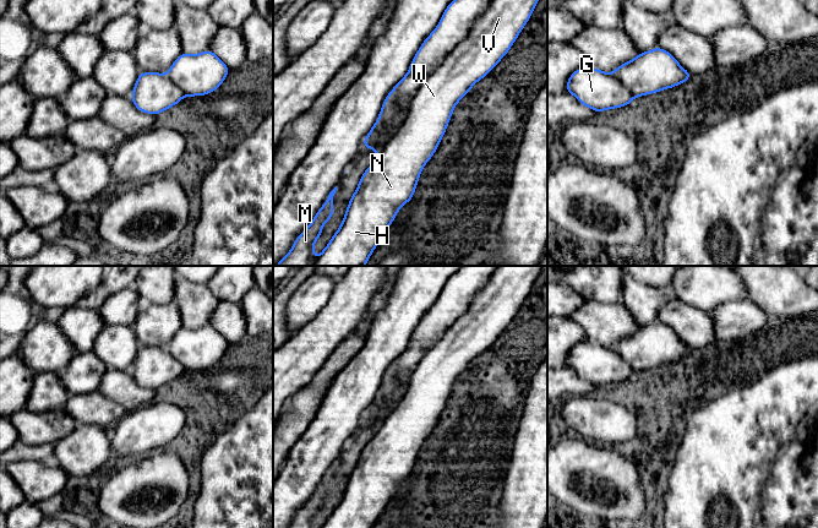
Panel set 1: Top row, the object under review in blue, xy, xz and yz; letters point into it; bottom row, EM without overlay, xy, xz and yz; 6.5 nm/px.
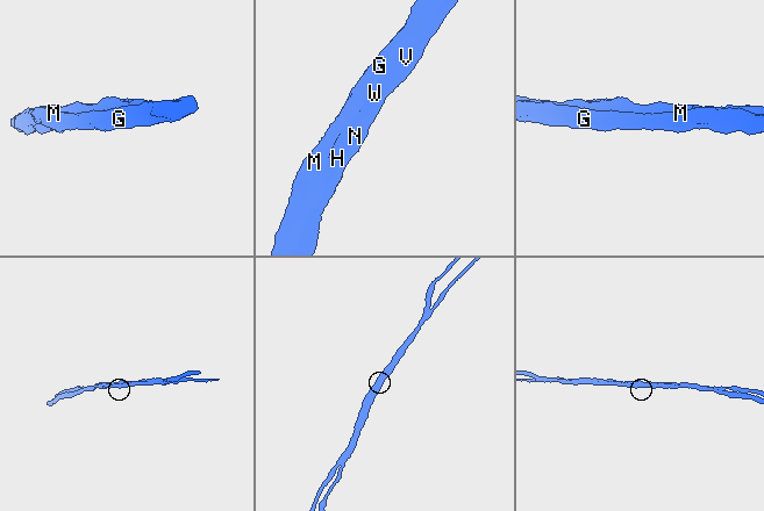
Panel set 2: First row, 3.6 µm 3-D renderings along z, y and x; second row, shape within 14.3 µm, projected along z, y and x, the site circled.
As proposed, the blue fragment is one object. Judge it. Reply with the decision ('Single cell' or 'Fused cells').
Fused cells

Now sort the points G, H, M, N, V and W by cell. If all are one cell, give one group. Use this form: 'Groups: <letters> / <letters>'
Groups: G M / H N V W

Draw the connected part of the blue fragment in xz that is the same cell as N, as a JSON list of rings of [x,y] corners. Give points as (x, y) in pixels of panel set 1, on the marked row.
[[[492,0],[490,7],[474,22],[469,36],[429,75],[411,98],[405,120],[362,174],[339,229],[313,266],[366,265],[399,208],[413,198],[419,176],[436,152],[457,103],[506,56],[538,1]]]

